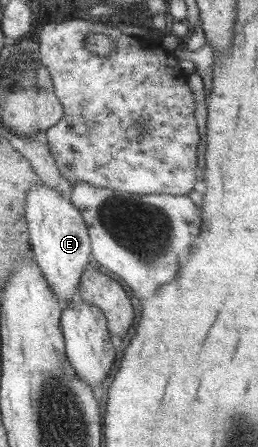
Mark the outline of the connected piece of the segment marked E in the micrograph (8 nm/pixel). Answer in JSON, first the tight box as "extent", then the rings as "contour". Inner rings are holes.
{"extent":[28,183,94,305],"contour":[[[45,183],[33,186],[28,199],[28,219],[35,258],[45,270],[57,296],[69,305],[80,291],[85,272],[94,264],[88,221],[72,198]]]}

